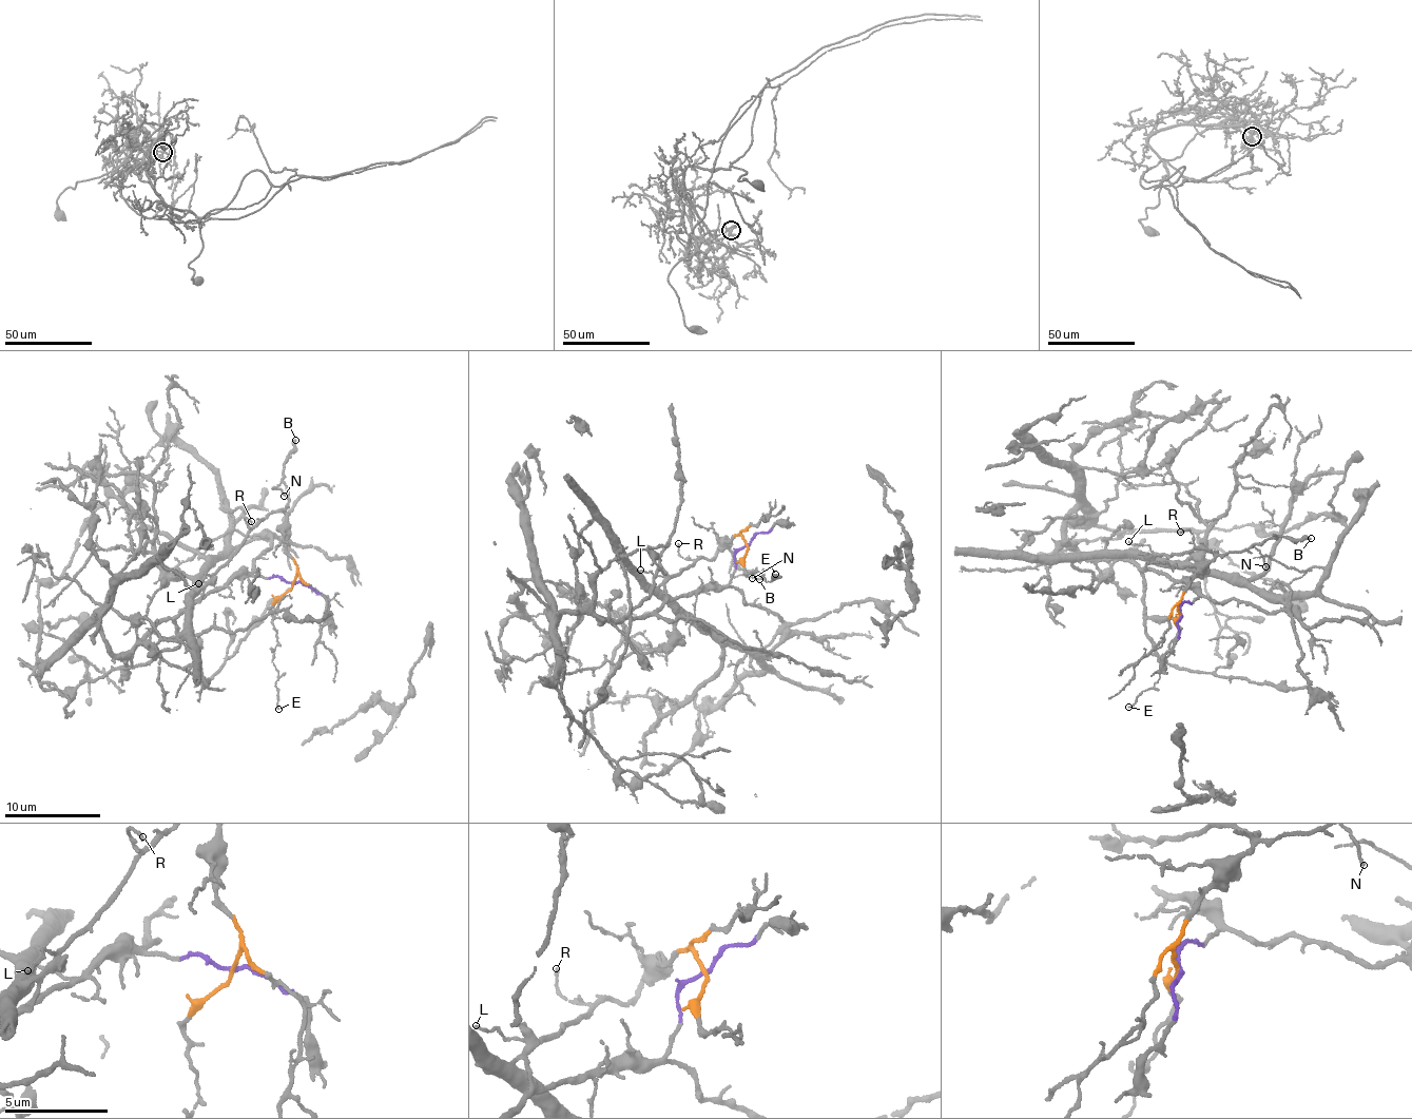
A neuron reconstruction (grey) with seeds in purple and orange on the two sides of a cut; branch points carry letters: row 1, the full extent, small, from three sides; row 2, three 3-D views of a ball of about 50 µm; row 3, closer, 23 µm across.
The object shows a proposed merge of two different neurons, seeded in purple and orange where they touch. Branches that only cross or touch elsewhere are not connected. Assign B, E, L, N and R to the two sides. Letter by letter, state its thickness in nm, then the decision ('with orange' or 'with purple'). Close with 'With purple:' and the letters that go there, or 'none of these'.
B: 240 nm | with orange
E: 110 nm | with orange
L: 110 nm | with orange
N: 100 nm | with orange
R: 120 nm | with orange
With purple: none of these

